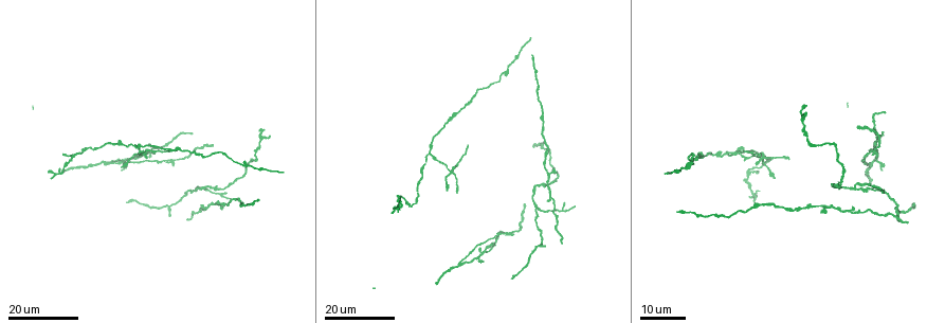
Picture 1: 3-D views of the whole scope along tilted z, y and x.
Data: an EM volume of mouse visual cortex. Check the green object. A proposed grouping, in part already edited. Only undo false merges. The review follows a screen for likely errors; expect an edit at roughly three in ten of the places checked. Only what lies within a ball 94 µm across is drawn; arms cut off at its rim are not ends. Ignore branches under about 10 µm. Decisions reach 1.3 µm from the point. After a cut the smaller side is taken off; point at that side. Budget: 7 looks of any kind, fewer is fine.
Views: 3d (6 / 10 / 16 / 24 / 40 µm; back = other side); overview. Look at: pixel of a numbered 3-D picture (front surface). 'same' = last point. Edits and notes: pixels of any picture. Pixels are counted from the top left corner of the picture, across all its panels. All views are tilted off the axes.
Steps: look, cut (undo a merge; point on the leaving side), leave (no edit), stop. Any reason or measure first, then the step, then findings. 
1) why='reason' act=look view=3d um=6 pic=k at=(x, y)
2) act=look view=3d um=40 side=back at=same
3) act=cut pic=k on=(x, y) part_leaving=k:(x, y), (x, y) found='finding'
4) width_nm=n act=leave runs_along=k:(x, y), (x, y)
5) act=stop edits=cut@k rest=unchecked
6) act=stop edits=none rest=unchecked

why='three-way junction' act=look view=3d um=24 pic=1 at=(536, 206)

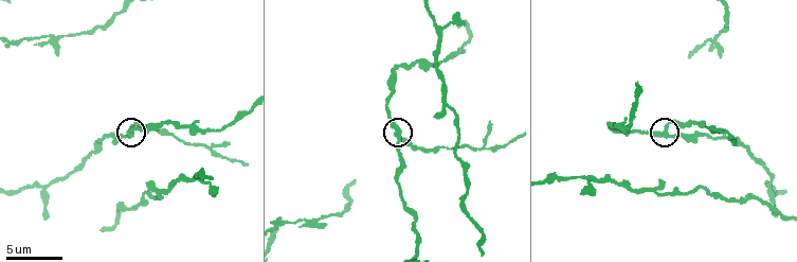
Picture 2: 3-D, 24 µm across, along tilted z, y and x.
act=look view=3d um=10 pic=2 at=(396, 135)

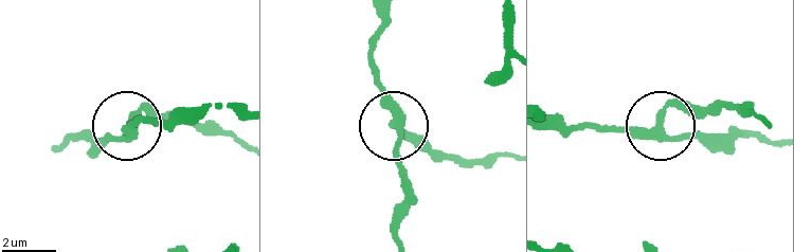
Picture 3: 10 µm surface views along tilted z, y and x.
width_nm=270 act=leave found='all the same neuron'

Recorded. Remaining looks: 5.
why='looks like a crossing' act=look view=3d um=24 pic=1 at=(451, 172)

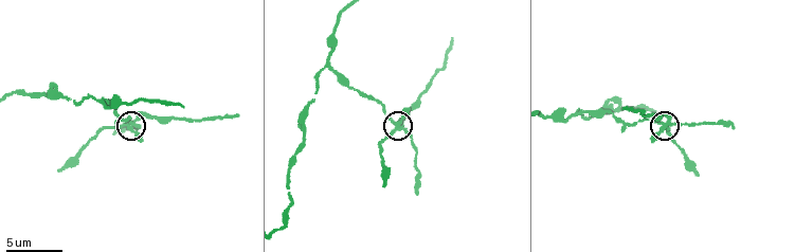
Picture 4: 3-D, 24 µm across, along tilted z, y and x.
act=look view=3d um=6 pic=4 at=(396, 130)

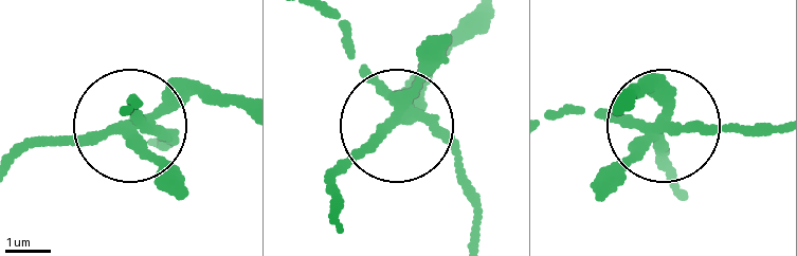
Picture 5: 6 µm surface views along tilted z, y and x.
width_nm=250 act=cut pic=5 on=(174, 167) part_leaving=5:(400, 113), (464, 19) found='two neurons meet here'

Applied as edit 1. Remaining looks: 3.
act=look view=overview

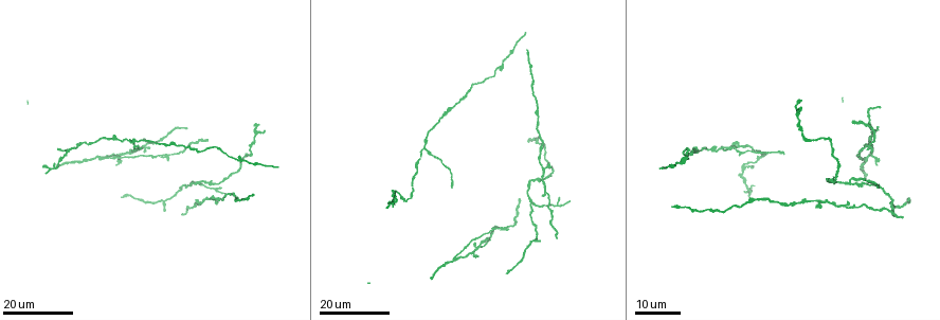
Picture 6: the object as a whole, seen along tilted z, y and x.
why='three arms meet' act=look view=3d um=16 pic=6 at=(721, 147)

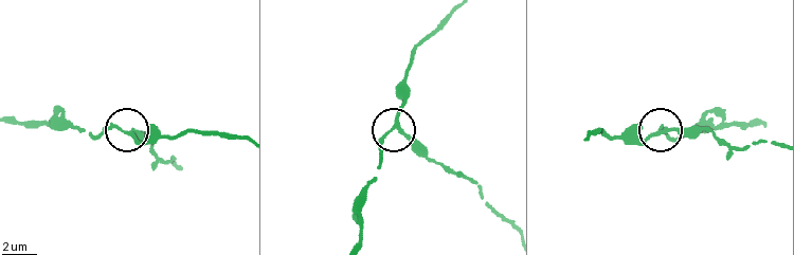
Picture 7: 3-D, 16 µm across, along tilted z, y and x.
why='closer look' act=look view=3d um=10 pic=7 at=(658, 132)

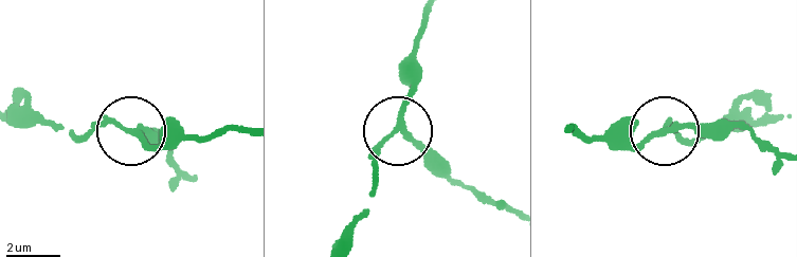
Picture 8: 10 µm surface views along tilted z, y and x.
act=leave runs_along=8:(574, 130), (586, 139), (640, 145), (694, 125), (729, 124) found='all the same neuron'

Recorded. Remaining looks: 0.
act=stop edits=cut@5 rest=unchecked

